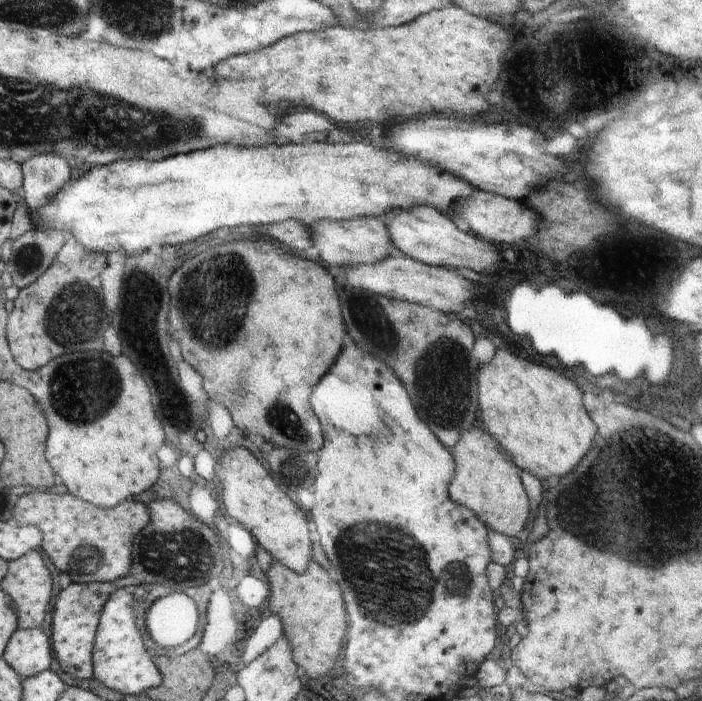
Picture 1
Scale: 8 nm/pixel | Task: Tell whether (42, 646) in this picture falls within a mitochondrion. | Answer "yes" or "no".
no

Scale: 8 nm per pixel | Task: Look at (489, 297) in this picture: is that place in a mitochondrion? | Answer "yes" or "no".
no

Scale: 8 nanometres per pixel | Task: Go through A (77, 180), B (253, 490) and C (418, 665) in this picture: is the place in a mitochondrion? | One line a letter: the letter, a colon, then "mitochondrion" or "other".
A: other
B: other
C: other

